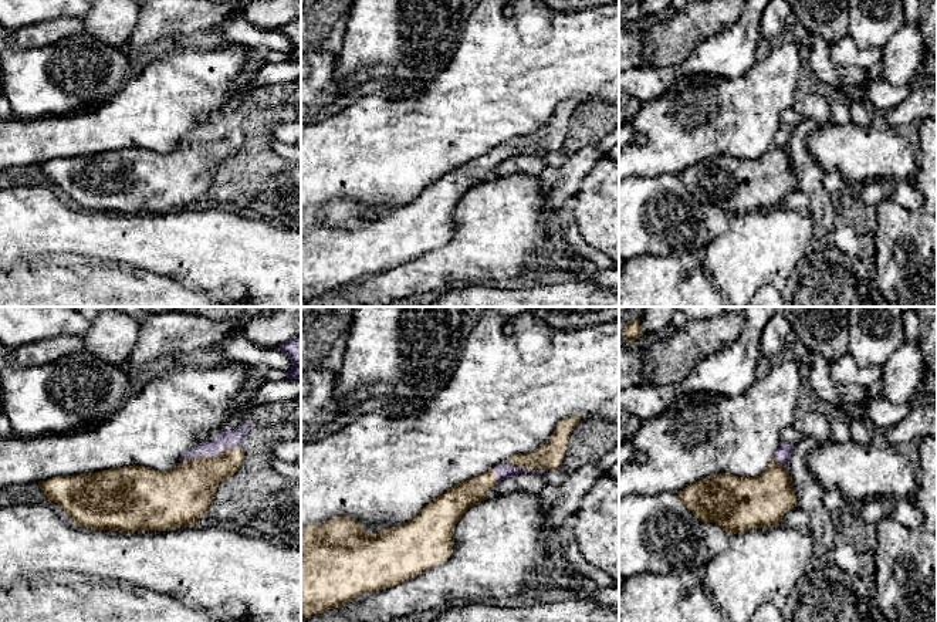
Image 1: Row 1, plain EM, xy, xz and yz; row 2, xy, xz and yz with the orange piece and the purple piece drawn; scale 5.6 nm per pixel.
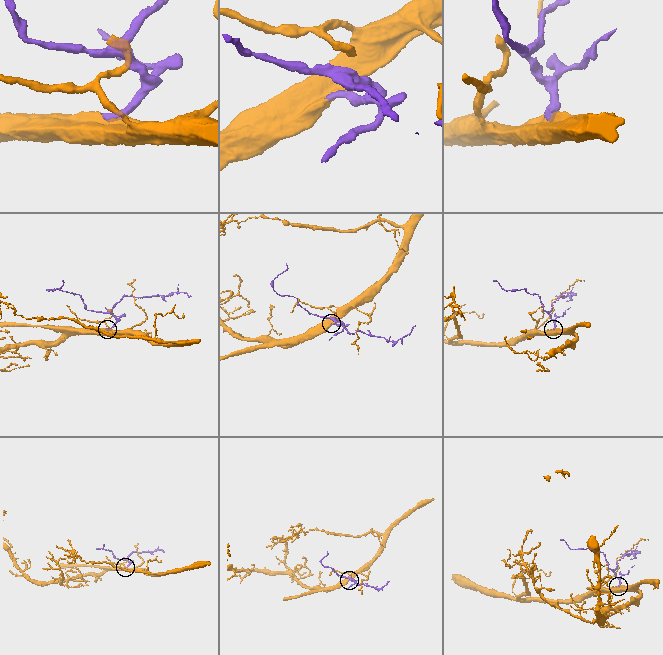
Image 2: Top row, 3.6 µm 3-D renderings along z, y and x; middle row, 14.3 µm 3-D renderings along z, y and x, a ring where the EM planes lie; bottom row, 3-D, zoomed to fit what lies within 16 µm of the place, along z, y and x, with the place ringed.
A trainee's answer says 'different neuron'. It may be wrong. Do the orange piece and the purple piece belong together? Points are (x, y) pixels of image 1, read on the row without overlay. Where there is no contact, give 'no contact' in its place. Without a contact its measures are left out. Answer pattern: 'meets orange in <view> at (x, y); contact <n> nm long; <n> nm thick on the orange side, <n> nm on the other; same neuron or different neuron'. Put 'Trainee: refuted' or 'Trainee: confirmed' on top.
Trainee: refuted
meets orange in xy at (210, 138); contact 360 nm long; 300 nm thick on the orange side, 100 nm on the other; same neuron

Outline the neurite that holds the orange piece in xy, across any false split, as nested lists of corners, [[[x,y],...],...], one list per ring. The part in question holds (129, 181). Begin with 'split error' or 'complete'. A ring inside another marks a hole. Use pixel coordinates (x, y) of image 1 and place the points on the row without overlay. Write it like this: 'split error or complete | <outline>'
split error | [[[253,105],[234,112],[226,111],[214,122],[197,126],[169,153],[125,148],[88,156],[55,158],[38,168],[48,183],[57,185],[74,206],[85,210],[143,214],[199,206],[200,199],[213,189],[213,176],[219,166],[237,155],[243,146],[241,124],[251,112]]]

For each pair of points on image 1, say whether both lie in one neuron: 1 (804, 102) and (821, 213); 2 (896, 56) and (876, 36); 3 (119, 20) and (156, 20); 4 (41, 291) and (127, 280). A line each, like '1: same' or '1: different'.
1: same
2: same
3: different
4: same

